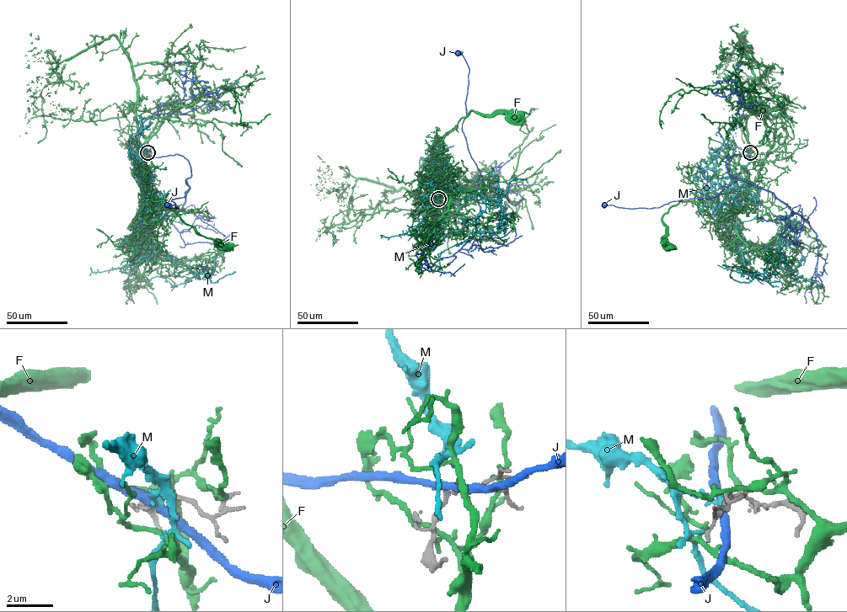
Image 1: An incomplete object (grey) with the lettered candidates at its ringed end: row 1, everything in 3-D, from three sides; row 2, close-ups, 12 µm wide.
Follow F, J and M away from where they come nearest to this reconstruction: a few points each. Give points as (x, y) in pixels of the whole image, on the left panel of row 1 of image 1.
F: (150, 151), (144, 154), (142, 162), (146, 204), (163, 201), (200, 234), (215, 239), (227, 247)
J: (147, 152), (157, 157), (179, 154), (190, 163), (190, 188), (184, 197), (171, 200), (178, 209), (167, 205)
M: (147, 152), (136, 158), (148, 185), (145, 233), (188, 268), (215, 268), (164, 253), (90, 267)

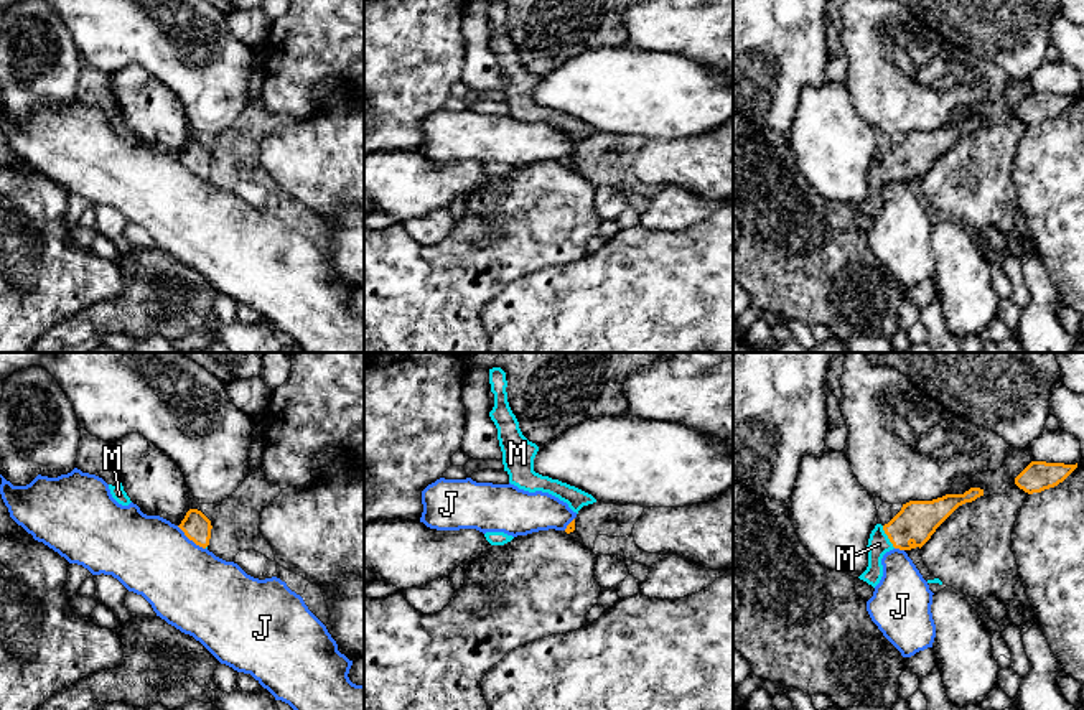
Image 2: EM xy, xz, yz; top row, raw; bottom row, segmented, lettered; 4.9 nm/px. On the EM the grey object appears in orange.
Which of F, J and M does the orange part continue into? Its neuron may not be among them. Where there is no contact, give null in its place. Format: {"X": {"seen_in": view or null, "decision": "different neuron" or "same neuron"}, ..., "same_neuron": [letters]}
{"F": {"seen_in": null, "decision": "different neuron"}, "J": {"seen_in": "xy", "decision": "different neuron"}, "M": {"seen_in": "yz", "decision": "same neuron"}, "same_neuron": ["M"]}

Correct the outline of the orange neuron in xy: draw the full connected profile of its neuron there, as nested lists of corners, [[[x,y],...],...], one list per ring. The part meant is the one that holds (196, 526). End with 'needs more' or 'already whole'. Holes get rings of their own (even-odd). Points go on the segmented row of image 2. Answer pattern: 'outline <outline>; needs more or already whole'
outline [[[189,509],[178,525],[196,545],[206,549],[211,539],[211,521],[198,509]]]; already whole

